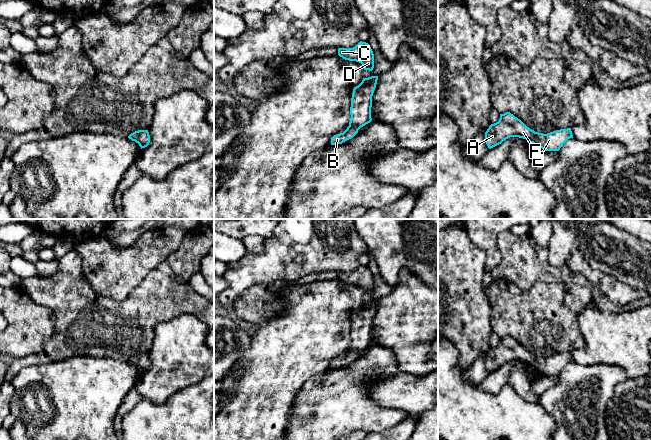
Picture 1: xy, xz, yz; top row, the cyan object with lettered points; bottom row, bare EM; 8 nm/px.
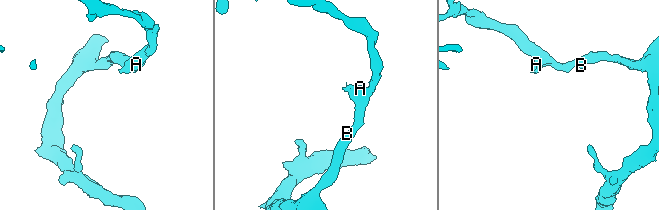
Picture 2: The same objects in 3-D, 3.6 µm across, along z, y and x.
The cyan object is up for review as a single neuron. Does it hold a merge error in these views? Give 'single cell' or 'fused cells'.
single cell

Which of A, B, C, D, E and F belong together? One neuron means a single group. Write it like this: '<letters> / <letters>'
A B C D E F

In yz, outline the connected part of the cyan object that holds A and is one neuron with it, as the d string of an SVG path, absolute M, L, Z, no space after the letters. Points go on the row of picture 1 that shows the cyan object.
M510 112L500 114L499 121L491 124L485 132L485 142L489 149L510 137L526 139L544 151L559 151L568 139L573 138L573 135L571 128L547 134L535 132Z

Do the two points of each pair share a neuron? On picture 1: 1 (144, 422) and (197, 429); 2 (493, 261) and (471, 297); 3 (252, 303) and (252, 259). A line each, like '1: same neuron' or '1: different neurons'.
1: same neuron
2: different neurons
3: different neurons

